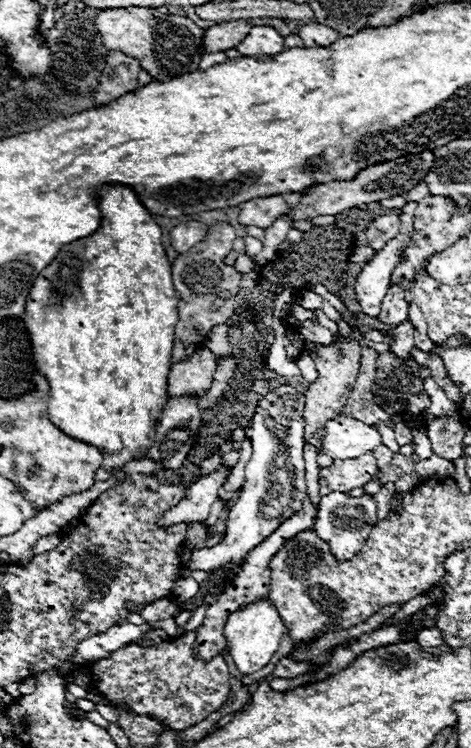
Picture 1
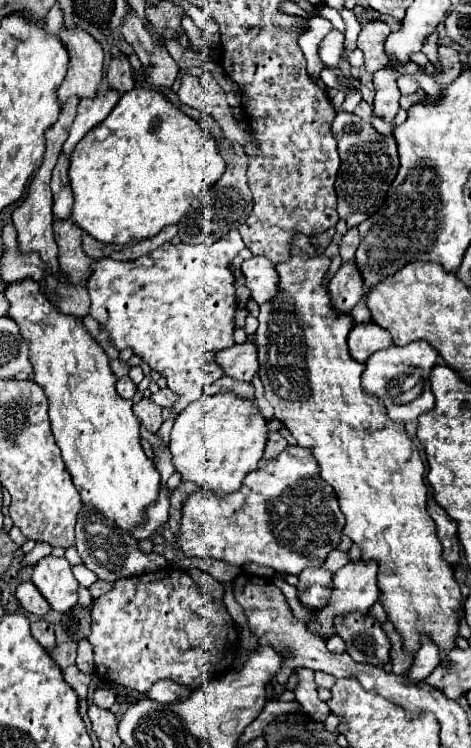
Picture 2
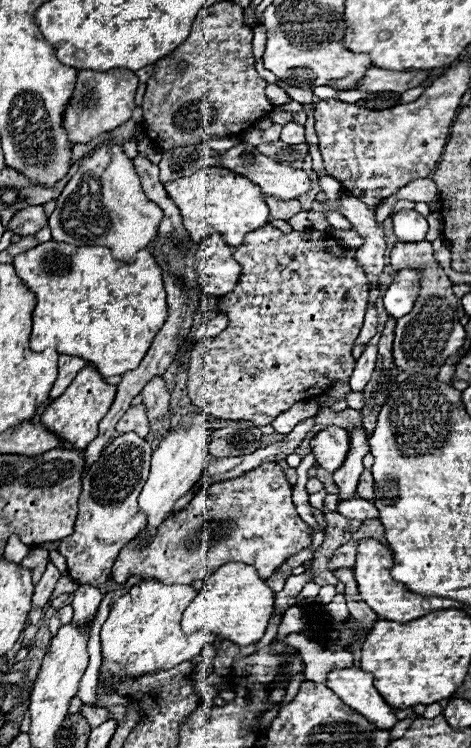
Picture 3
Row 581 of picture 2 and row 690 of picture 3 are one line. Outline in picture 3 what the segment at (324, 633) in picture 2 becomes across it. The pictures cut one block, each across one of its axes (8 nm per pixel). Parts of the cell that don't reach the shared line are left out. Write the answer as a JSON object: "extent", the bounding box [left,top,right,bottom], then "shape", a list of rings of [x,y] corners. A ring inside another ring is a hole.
{"extent":[328,668,398,730],"shape":[[[360,668],[332,670],[328,674],[328,688],[376,728],[390,730],[398,722],[394,714],[396,710],[386,704],[386,700],[374,688],[370,674],[362,672]]]}

